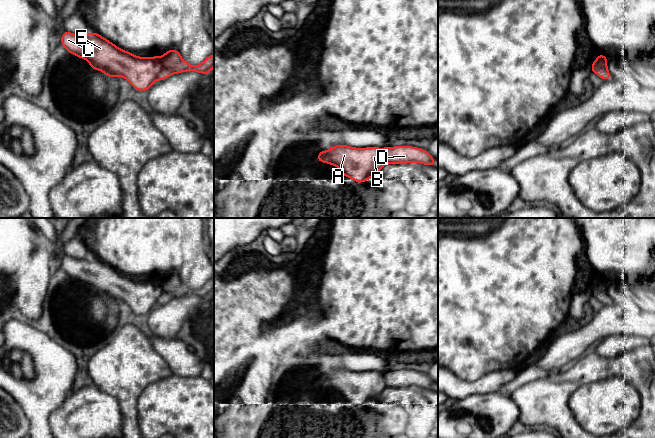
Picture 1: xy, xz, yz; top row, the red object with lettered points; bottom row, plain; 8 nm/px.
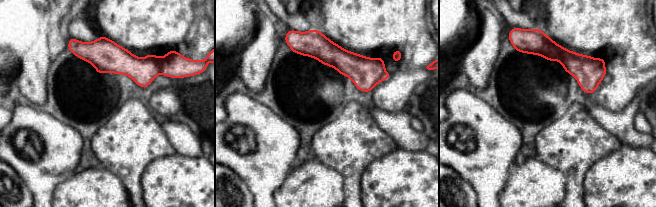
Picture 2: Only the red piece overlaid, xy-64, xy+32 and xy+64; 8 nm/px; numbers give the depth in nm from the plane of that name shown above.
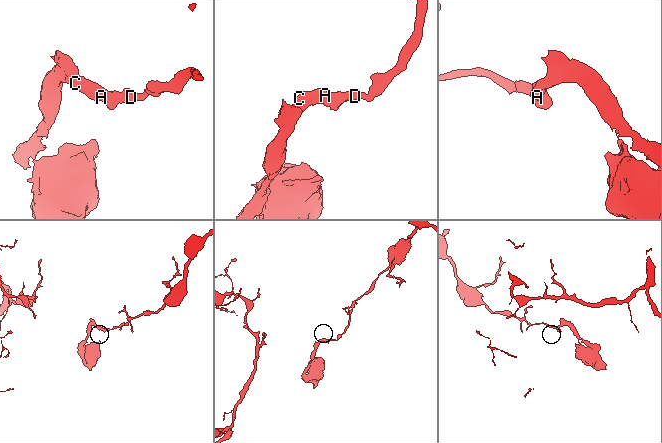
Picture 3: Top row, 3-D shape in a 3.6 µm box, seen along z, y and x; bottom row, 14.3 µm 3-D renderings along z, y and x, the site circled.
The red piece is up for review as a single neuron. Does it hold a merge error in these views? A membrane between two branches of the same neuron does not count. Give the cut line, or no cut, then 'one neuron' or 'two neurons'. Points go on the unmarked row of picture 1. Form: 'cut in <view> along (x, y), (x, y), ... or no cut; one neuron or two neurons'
cut in xy along (160, 282), (161, 294), (156, 302); two neurons

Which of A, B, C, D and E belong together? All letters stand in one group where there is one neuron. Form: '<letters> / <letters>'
A B C E / D

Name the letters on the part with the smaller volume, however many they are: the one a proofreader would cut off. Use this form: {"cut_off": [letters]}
{"cut_off": ["A", "B", "C", "E"]}

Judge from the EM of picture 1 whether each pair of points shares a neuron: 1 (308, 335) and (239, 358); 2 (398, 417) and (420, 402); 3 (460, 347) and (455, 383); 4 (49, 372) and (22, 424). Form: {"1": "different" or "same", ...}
{"1": "same", "2": "different", "3": "different", "4": "different"}

